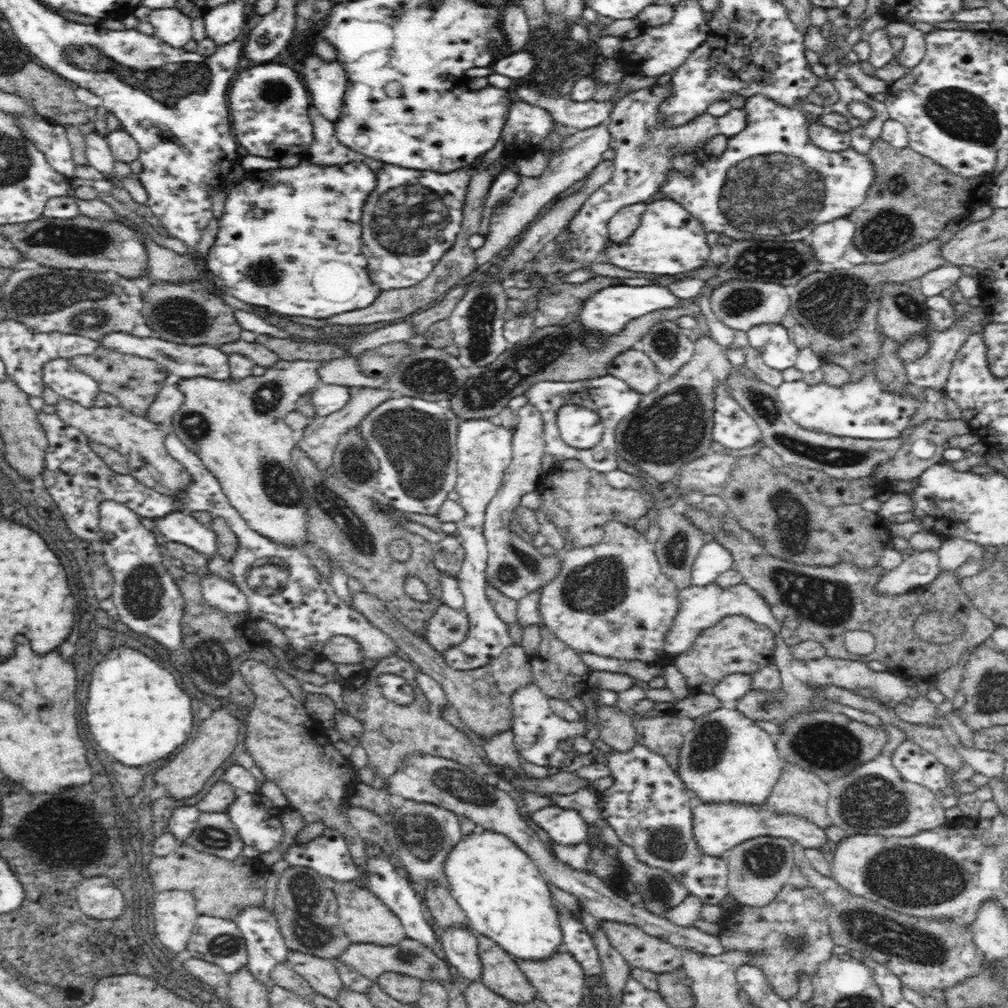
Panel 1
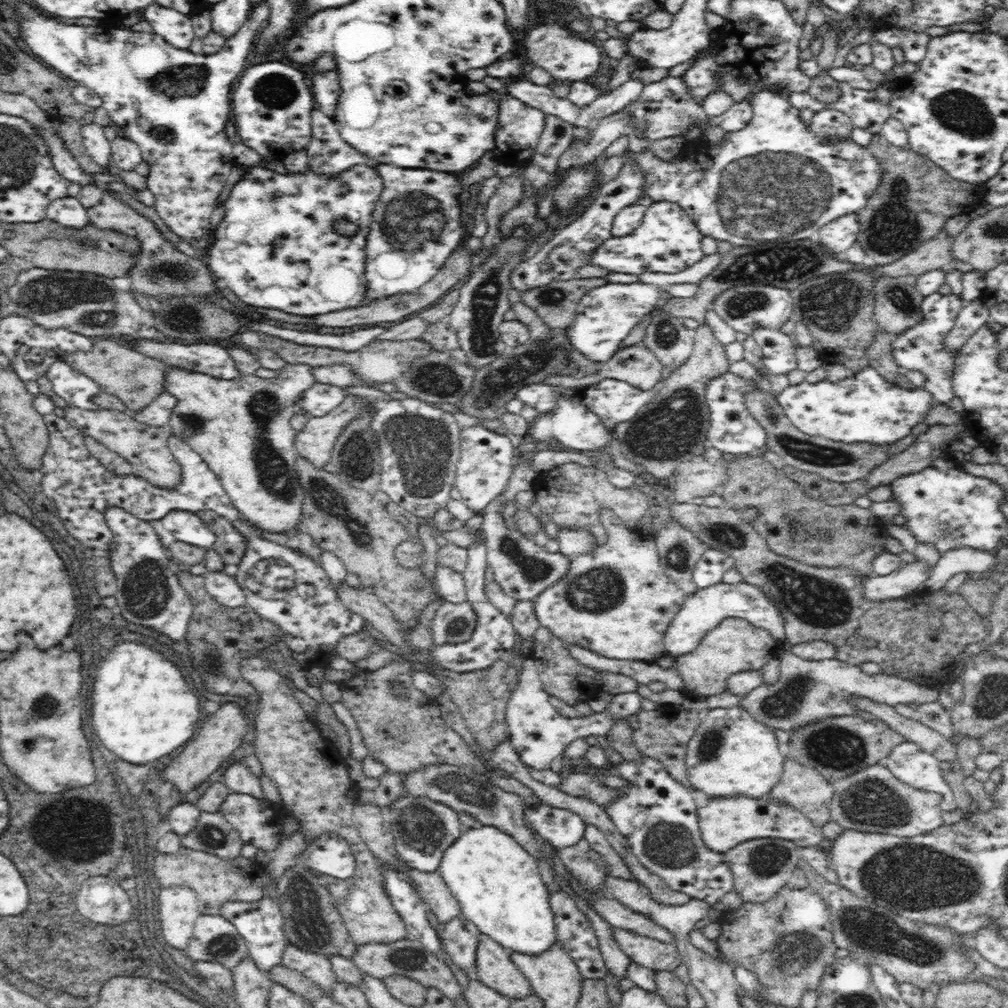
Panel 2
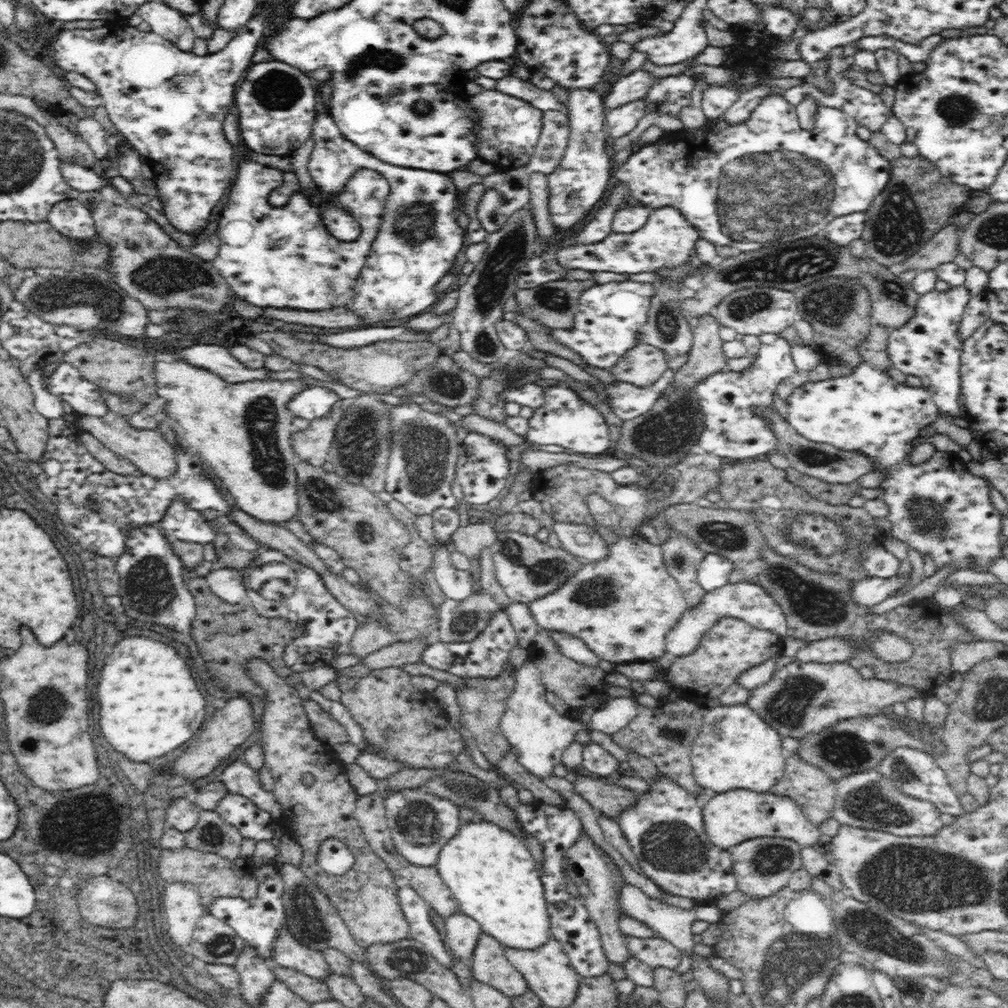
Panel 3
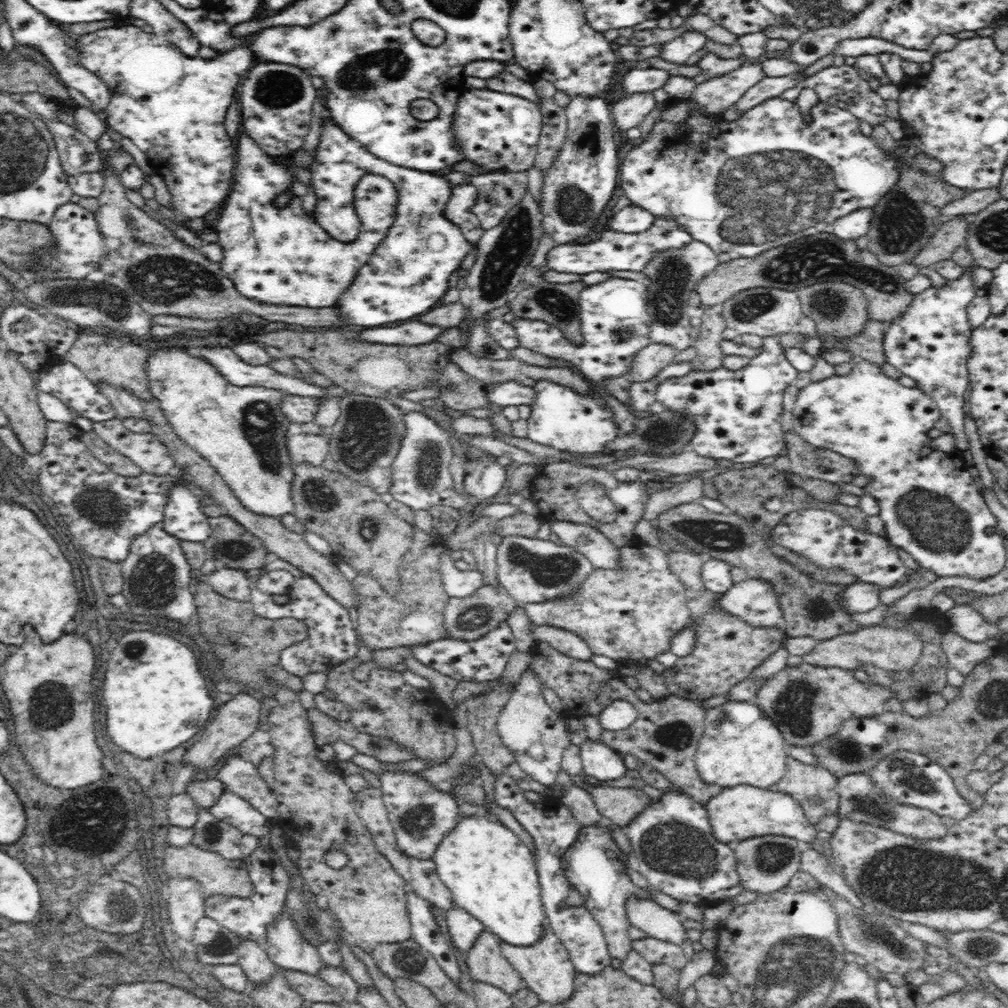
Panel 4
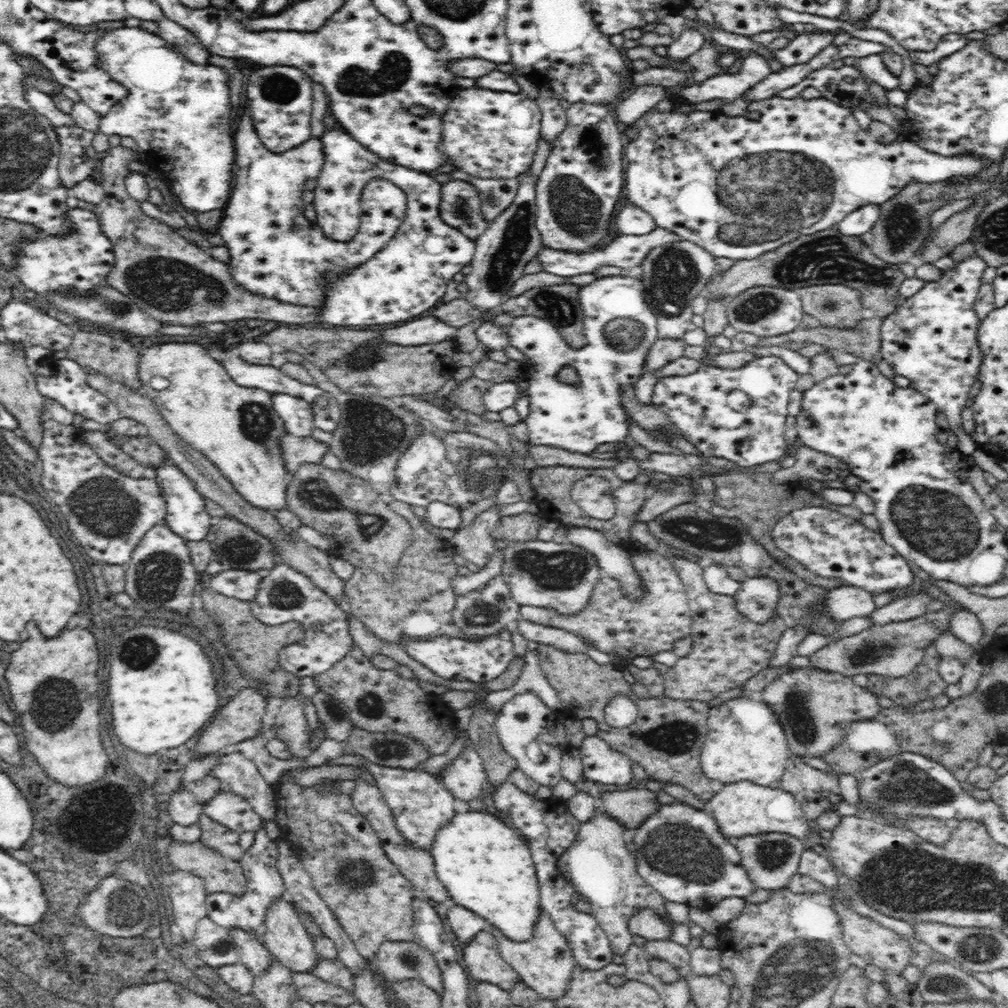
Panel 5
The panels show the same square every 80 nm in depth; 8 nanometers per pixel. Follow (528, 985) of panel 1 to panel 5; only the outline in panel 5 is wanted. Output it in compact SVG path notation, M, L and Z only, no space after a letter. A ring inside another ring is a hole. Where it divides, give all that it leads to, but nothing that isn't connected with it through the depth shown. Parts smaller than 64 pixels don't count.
M491 932L476 934L463 948L463 956L474 982L495 984L507 991L520 982L518 973L502 959Z

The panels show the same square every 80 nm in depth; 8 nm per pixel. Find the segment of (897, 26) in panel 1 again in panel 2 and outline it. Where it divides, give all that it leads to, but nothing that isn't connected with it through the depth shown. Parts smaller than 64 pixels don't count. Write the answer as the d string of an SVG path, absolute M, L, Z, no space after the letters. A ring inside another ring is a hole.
M890 27L889 29L880 29L872 37L870 46L873 42L886 44L892 48L899 46L904 52L905 62L919 64L924 60L927 53L927 44L931 39L926 32L918 33L910 29L898 29Z

